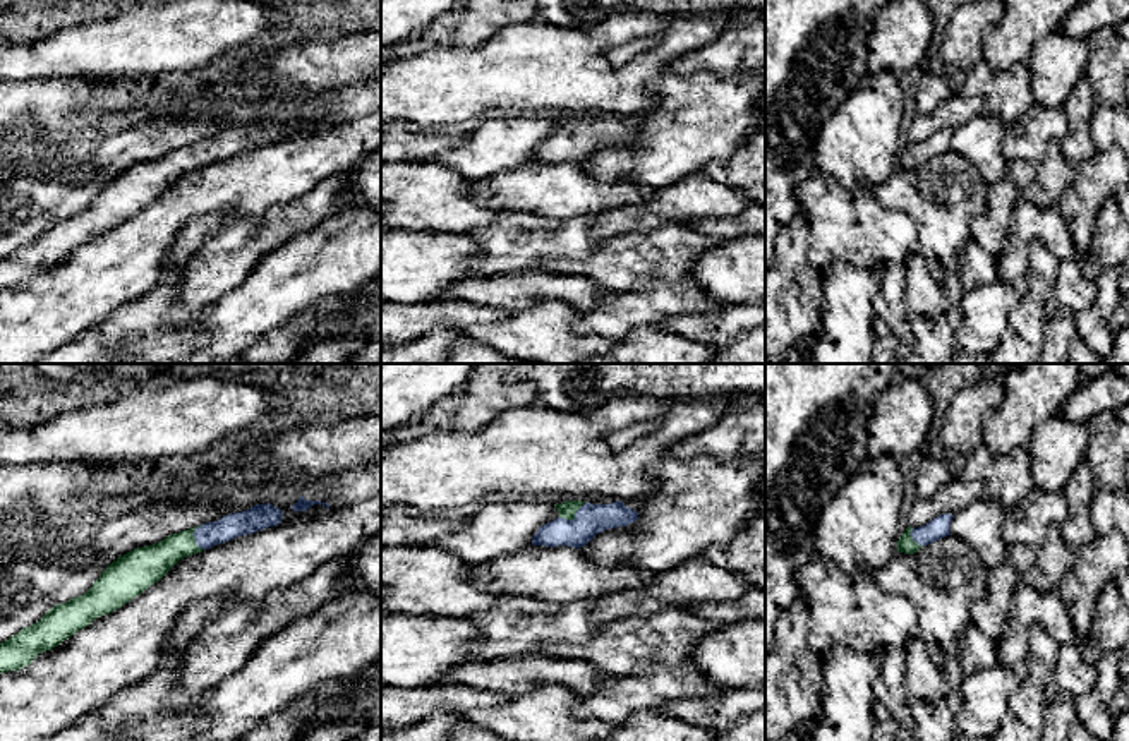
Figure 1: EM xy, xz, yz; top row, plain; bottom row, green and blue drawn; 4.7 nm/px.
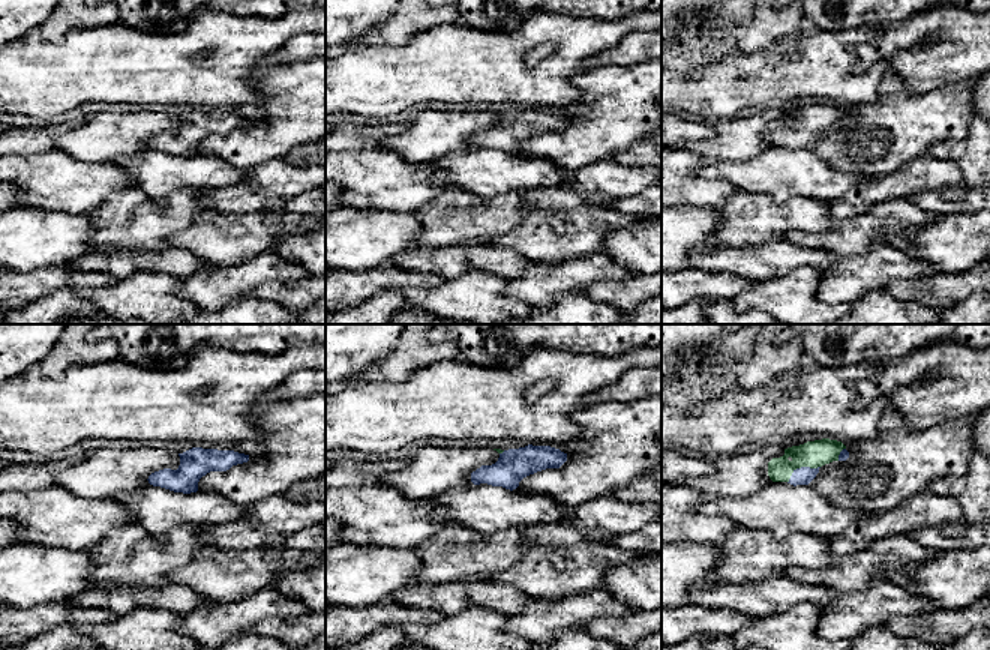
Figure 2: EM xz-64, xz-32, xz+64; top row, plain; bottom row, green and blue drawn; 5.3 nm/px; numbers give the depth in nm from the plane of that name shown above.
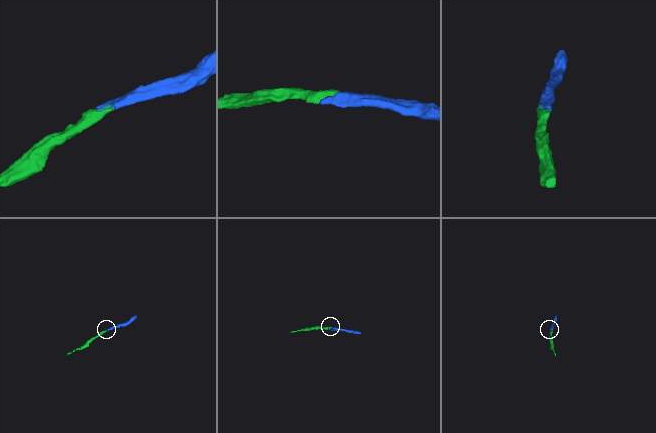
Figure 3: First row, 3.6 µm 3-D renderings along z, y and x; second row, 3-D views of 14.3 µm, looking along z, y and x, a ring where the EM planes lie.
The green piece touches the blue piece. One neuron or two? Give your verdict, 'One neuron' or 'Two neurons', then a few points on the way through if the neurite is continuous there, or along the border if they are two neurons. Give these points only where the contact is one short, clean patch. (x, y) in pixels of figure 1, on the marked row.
One neuron. Path across: xz (567, 510), (573, 517), (591, 518)

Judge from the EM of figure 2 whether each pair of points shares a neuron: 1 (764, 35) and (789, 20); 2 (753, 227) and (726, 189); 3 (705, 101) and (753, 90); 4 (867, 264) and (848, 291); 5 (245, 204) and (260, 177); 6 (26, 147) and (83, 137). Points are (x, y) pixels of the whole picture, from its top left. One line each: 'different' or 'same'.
1: same
2: different
3: same
4: same
5: same
6: different

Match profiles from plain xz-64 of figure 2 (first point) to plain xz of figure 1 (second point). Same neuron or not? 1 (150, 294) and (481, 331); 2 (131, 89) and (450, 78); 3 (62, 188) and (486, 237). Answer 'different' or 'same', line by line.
1: same
2: same
3: different

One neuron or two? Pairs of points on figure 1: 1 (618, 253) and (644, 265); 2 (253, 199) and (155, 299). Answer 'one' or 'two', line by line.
1: one
2: two

